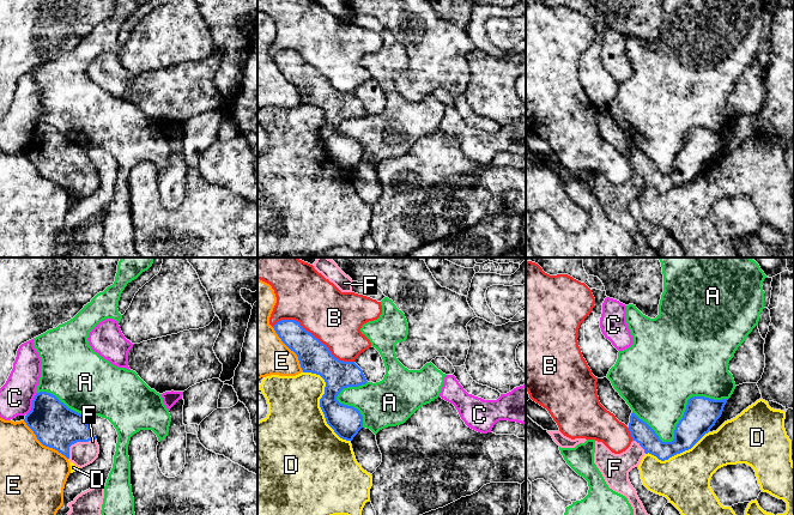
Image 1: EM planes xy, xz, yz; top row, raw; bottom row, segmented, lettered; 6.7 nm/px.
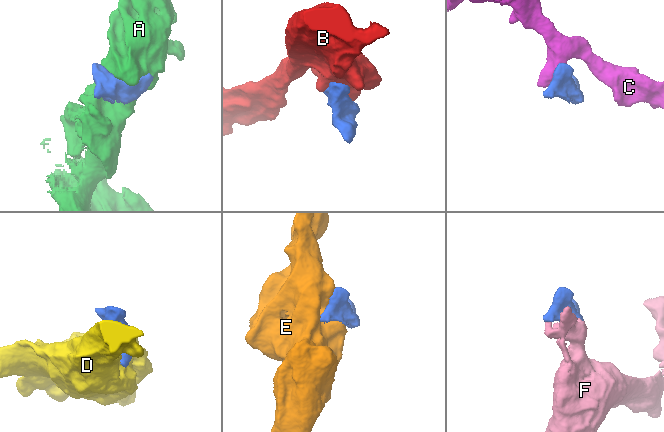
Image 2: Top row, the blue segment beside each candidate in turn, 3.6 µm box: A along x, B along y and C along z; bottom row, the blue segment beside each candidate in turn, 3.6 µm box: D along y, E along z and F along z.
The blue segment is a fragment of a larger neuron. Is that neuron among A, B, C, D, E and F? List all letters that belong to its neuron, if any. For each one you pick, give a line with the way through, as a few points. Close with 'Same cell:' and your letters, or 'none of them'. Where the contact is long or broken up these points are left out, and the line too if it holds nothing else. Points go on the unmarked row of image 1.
Same cell: F

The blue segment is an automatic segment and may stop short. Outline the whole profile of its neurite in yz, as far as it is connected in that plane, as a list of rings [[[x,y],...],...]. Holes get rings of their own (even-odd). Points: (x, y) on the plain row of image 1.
[[[690,129],[684,147],[675,158],[672,174],[662,174],[655,163],[634,144],[629,154],[632,174],[625,183],[614,186],[602,174],[595,172],[594,195],[608,219],[625,228],[631,236],[634,241],[631,258],[661,258],[661,255],[644,242],[629,212],[629,204],[638,199],[642,189],[648,184],[665,193],[691,181],[715,157],[727,132]]]

